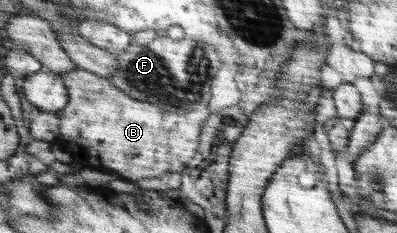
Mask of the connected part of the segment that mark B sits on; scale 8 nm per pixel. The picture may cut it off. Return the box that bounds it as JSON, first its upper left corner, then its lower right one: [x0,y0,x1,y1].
[54,68,202,181]

